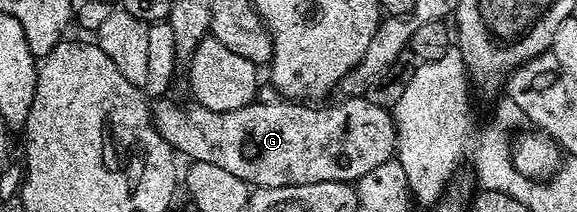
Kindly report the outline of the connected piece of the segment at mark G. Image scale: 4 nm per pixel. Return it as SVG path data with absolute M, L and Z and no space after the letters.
M358 95L352 101L345 102L344 105L327 105L324 109L307 109L311 107L303 103L279 103L283 105L259 104L243 105L240 109L225 111L224 113L209 111L204 105L197 104L192 104L190 106L191 109L178 109L175 105L159 105L156 109L153 109L154 131L176 154L184 153L187 159L191 161L211 163L213 167L221 167L221 171L229 171L229 175L237 175L237 179L246 181L248 186L261 189L276 189L286 185L316 185L326 181L355 183L359 178L366 175L367 172L373 171L379 165L392 160L393 154L396 152L396 128L392 120L392 114L384 106L374 105L367 101L367 98L363 95Z

